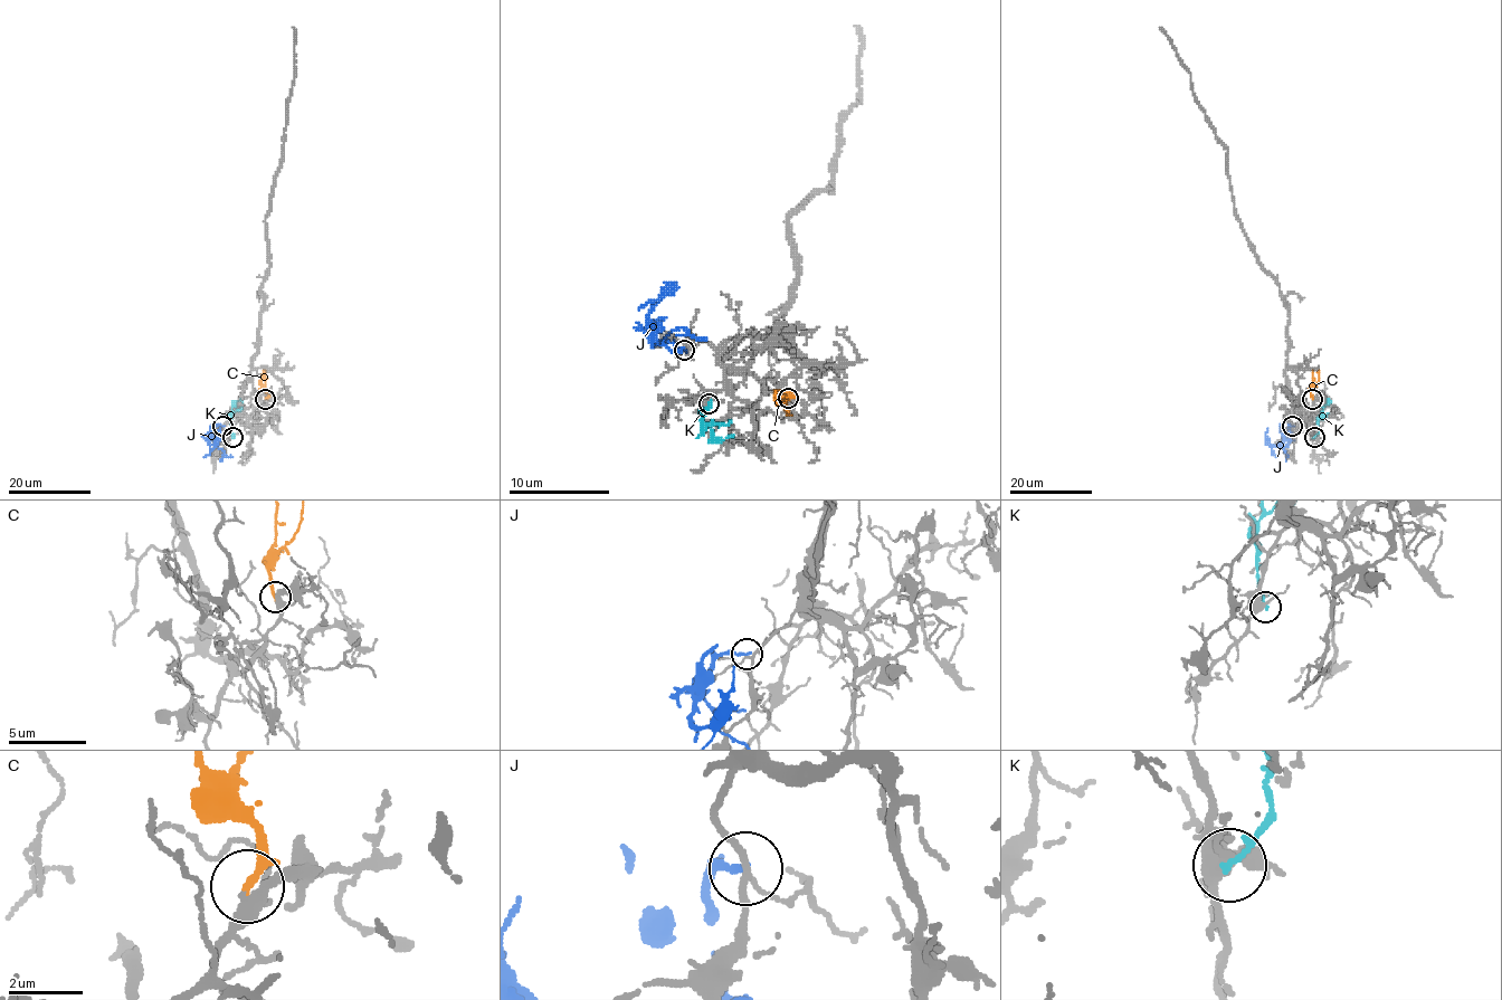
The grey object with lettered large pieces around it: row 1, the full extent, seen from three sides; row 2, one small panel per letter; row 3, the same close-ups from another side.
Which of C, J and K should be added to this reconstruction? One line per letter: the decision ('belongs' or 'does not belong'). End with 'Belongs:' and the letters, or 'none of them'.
C: belongs
J: does not belong
K: does not belong
Belongs: C

